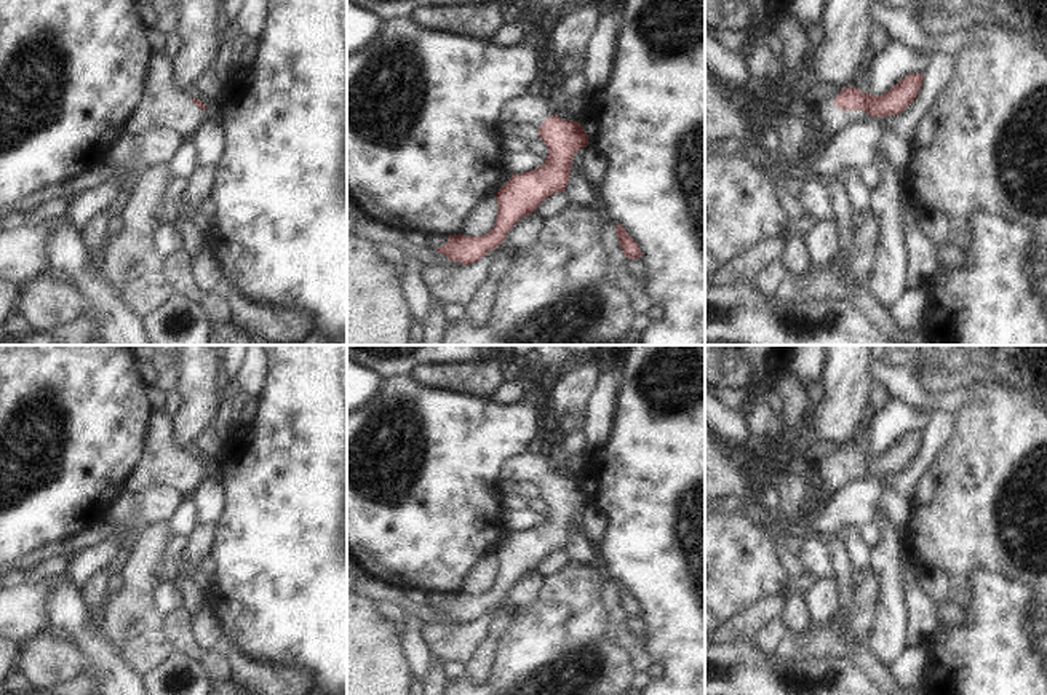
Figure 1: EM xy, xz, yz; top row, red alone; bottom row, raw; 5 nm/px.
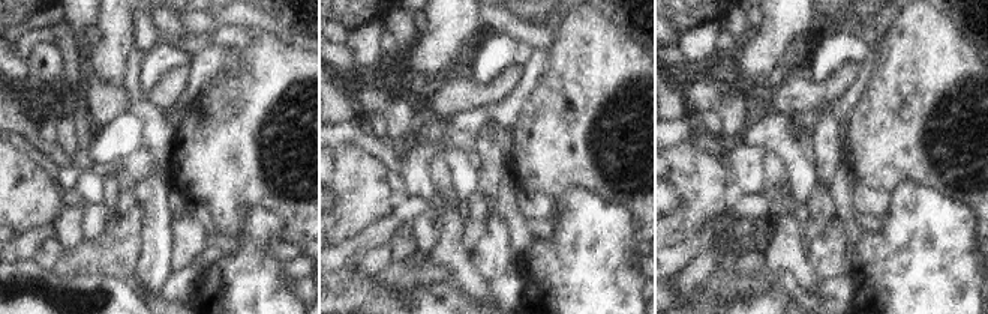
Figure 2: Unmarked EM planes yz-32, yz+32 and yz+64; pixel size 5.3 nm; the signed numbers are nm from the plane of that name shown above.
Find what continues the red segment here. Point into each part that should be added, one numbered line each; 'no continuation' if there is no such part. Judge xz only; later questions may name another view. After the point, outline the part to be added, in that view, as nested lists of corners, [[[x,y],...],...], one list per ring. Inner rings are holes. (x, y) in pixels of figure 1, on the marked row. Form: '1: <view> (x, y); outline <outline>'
1: xz (531, 111); outline [[[524,94],[502,105],[499,121],[507,128],[529,125],[539,129],[548,117],[550,110],[540,97]]]

